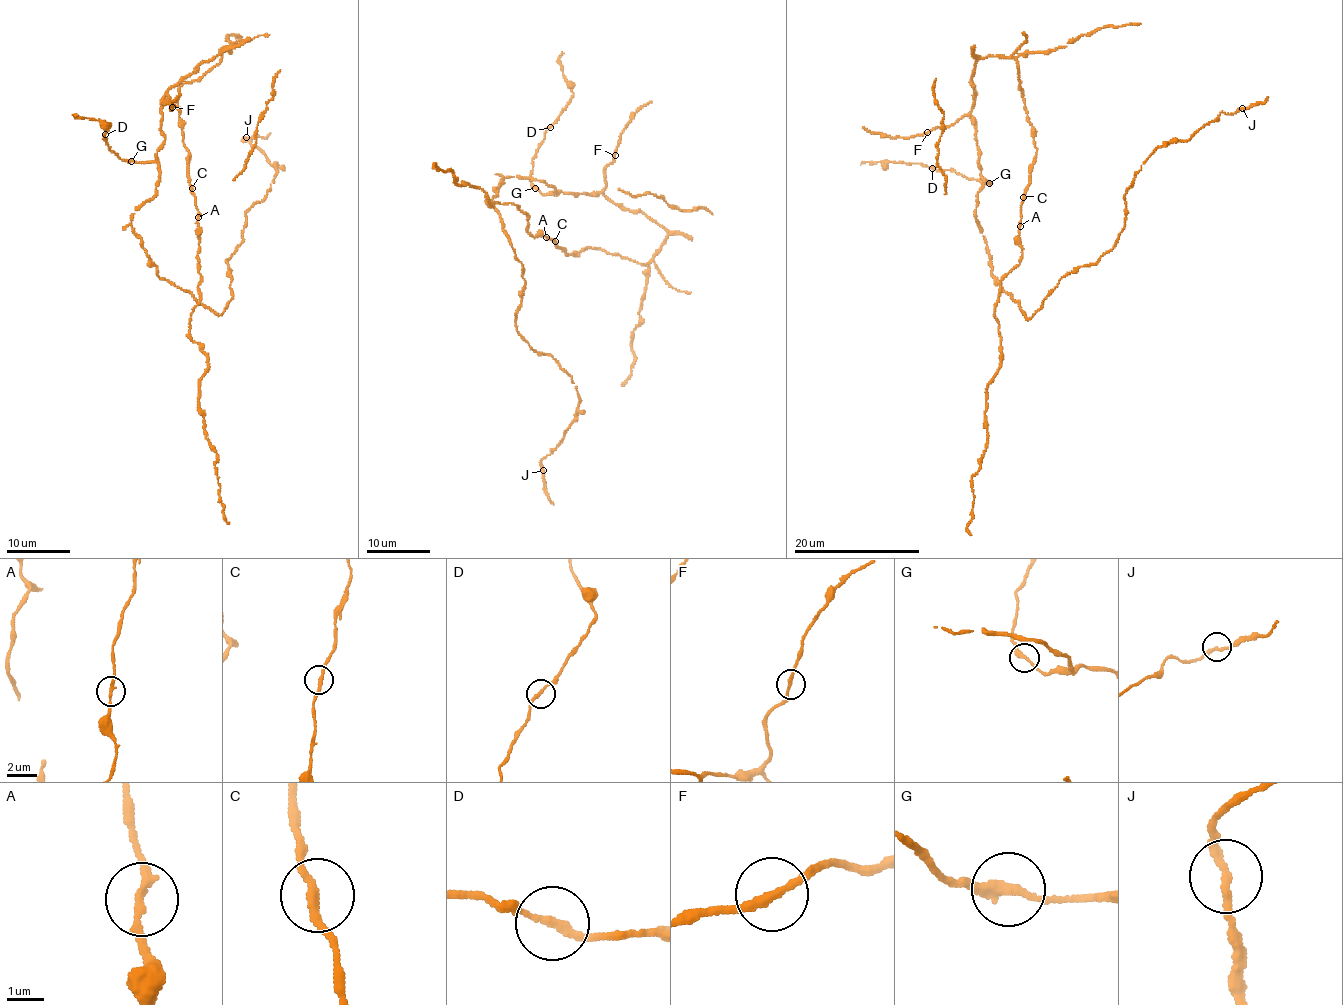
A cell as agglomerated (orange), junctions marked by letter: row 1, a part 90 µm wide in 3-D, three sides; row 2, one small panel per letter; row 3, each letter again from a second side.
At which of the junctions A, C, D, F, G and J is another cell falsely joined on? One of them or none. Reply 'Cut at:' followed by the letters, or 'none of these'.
Cut at: none of these

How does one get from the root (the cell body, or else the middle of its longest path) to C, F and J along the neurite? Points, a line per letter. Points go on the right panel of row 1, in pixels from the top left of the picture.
C: (971, 115), (974, 93), (970, 82), (978, 59), (1010, 56), (1017, 61), (1036, 149), (1030, 185), (1023, 197)
F: (971, 115), (927, 132)
J: (971, 115), (976, 218), (992, 274), (1027, 320), (1061, 278), (1113, 247), (1152, 152), (1242, 108)

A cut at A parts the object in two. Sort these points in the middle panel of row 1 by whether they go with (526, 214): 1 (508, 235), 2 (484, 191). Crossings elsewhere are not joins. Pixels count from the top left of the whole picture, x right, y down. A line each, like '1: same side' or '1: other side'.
1: other side
2: same side

